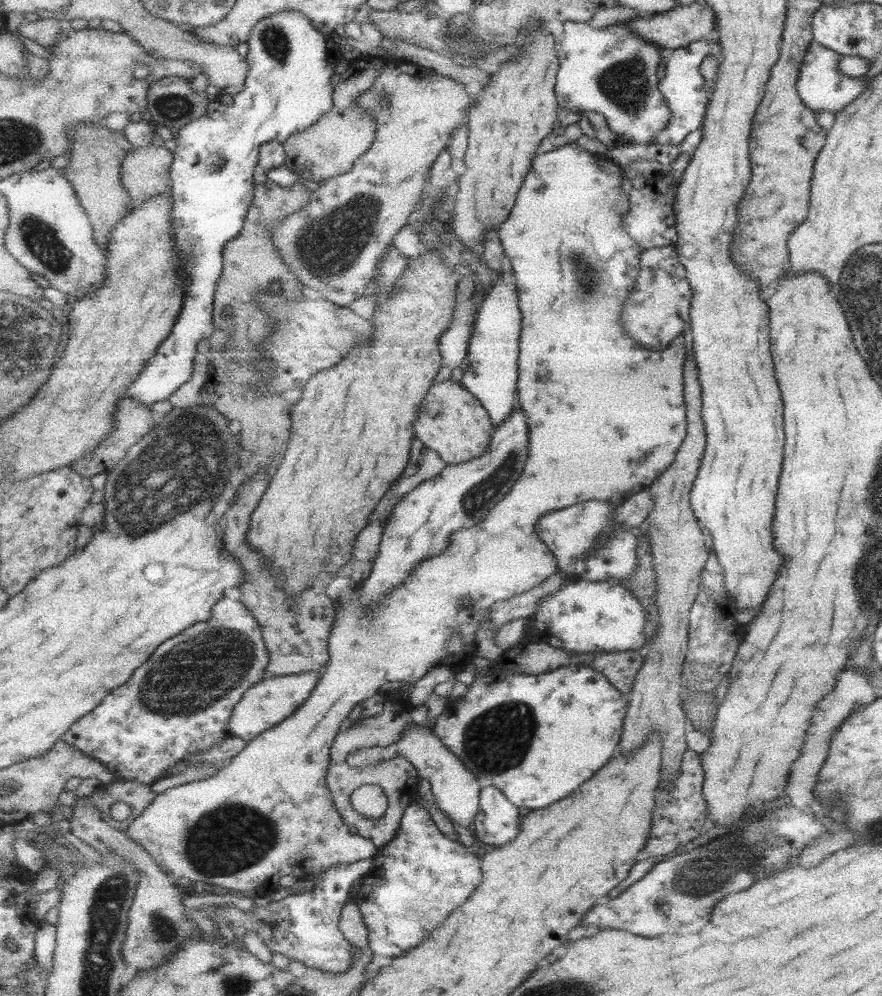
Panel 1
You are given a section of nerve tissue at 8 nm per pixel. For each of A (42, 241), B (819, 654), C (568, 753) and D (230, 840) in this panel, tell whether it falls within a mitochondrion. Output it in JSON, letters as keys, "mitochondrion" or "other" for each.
{"A":"mitochondrion","B":"other","C":"other","D":"mitochondrion"}

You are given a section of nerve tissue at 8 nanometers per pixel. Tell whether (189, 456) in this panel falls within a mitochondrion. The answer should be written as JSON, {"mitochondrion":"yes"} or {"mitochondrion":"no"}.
{"mitochondrion":"yes"}

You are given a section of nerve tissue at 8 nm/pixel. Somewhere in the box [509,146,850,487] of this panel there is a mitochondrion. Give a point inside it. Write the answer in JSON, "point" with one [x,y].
{"point":[586,277]}

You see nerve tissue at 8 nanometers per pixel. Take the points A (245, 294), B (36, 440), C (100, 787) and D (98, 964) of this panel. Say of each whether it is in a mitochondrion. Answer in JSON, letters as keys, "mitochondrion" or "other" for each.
{"A":"other","B":"other","C":"other","D":"mitochondrion"}

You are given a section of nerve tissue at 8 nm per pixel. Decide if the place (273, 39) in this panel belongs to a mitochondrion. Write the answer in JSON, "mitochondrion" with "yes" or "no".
{"mitochondrion":"yes"}

